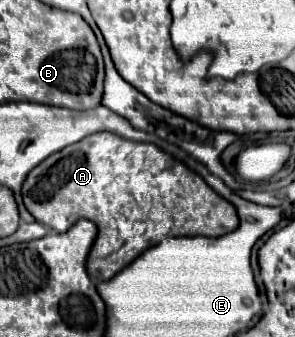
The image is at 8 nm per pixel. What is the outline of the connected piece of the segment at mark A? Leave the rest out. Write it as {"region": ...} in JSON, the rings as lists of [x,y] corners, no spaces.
{"region":[[[96,132],[68,146],[68,150],[60,150],[60,154],[52,154],[52,158],[40,162],[40,166],[36,166],[36,170],[32,170],[22,184],[22,202],[26,210],[36,218],[36,222],[52,226],[56,232],[68,230],[80,218],[96,224],[98,236],[86,260],[86,270],[92,282],[98,282],[98,278],[110,280],[144,250],[156,246],[156,242],[164,236],[218,238],[236,230],[238,226],[236,208],[228,200],[220,198],[198,174],[192,174],[192,170],[188,170],[182,162],[168,158],[168,154],[164,154],[158,146],[132,142],[112,132]]]}

